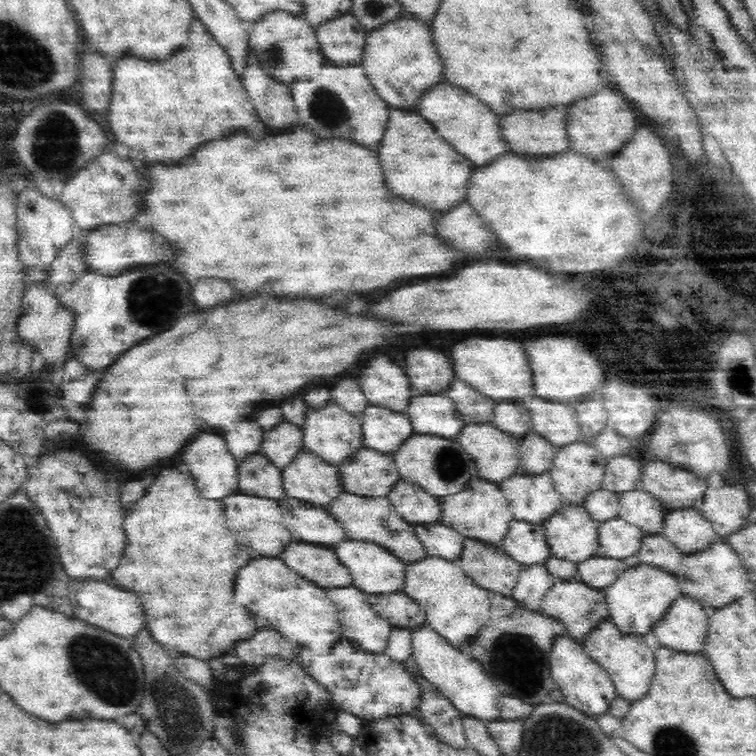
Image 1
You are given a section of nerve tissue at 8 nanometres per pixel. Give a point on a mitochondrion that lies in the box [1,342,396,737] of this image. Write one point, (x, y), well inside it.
(88, 654)

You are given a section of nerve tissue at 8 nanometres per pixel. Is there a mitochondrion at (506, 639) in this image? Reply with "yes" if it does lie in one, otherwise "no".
yes

